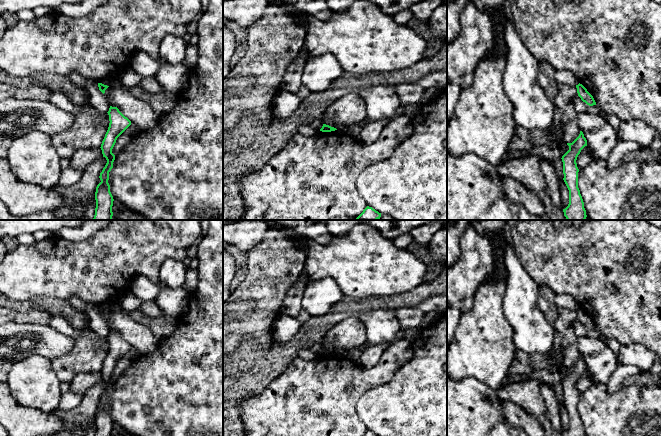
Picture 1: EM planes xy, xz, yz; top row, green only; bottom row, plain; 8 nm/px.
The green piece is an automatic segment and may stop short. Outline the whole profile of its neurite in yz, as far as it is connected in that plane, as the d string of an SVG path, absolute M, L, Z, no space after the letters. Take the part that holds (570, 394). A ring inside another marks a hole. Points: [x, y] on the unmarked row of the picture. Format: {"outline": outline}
{"outline": "M582 355L572 366L567 367L569 374L562 380L564 406L569 414L569 428L563 436L586 436L584 426L578 412L577 381L581 374L587 370L587 364Z"}

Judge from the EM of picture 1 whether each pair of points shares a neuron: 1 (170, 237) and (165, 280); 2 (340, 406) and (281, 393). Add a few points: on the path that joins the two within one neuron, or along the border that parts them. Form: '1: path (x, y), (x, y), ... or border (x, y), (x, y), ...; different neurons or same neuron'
1: border (182, 260), (167, 258), (160, 267), (159, 281); different neurons
2: path (325, 406), (300, 406), (296, 402); same neuron

